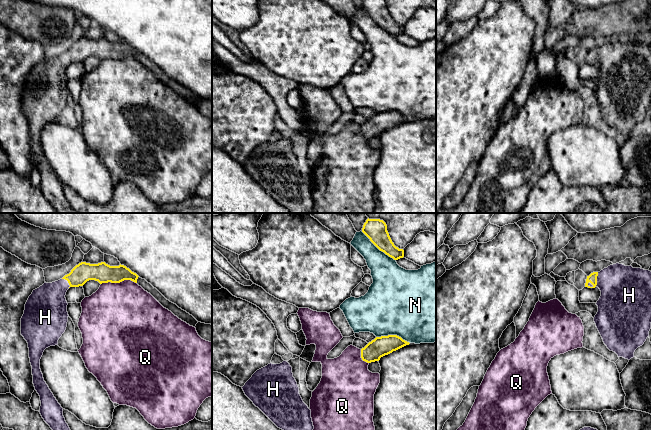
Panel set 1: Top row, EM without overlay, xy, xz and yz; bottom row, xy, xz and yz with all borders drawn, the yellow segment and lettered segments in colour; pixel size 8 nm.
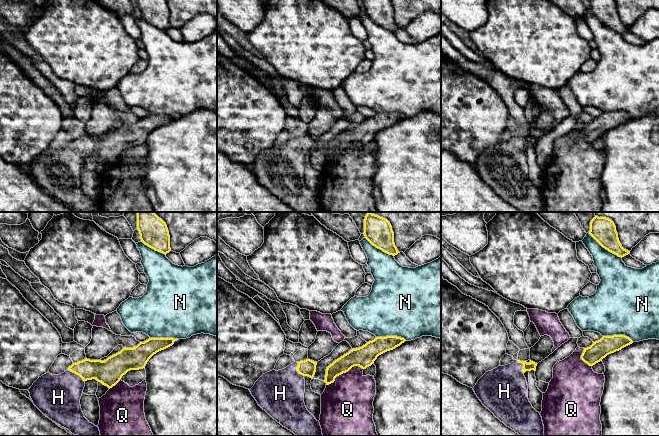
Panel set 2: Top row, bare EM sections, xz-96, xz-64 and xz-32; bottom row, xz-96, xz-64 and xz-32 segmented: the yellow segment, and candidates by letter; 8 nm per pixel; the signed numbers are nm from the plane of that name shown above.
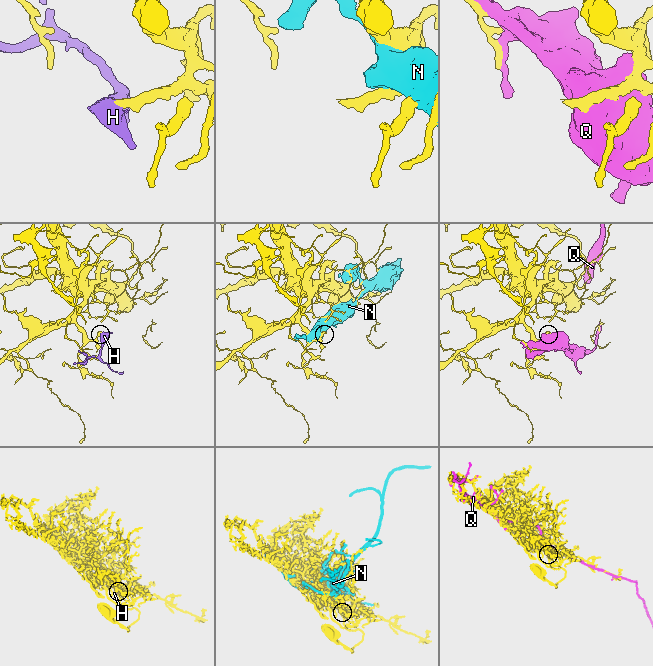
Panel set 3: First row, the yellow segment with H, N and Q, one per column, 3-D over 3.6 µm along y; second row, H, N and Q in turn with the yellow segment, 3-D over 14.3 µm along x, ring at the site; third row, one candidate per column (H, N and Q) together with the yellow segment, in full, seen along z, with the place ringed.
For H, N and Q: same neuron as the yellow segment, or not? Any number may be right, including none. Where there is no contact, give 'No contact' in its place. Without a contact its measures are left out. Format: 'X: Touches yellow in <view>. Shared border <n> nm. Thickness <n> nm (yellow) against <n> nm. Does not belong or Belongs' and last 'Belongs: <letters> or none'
H: Touches yellow in yz. Shared border 120 nm. Thickness 80 nm (yellow) against 380 nm. Belongs
N: Touches yellow in xz. Shared border 360 nm. Thickness 160 nm (yellow) against 260 nm. Does not belong
Q: Touches yellow in xy. Shared border 280 nm. Thickness 160 nm (yellow) against 500 nm. Does not belong
Belongs: H

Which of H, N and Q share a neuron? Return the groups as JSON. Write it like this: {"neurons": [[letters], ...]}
{"neurons": [["H"], ["N"], ["Q"]]}

